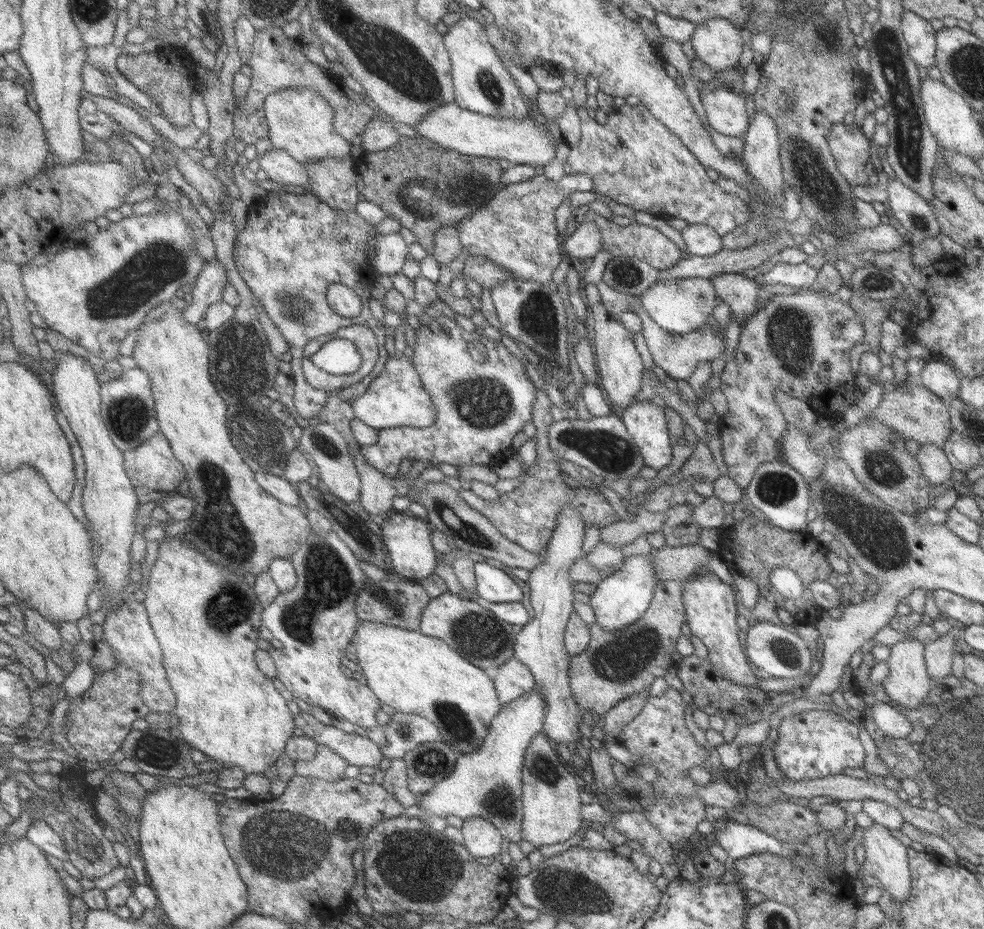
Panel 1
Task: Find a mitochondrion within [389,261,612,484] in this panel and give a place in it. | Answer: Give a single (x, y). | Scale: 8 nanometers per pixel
(483, 403)

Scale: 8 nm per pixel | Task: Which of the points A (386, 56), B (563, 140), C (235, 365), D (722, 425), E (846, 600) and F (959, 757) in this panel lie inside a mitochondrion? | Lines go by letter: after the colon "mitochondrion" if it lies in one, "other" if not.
A: mitochondrion
B: other
C: mitochondrion
D: other
E: other
F: mitochondrion

